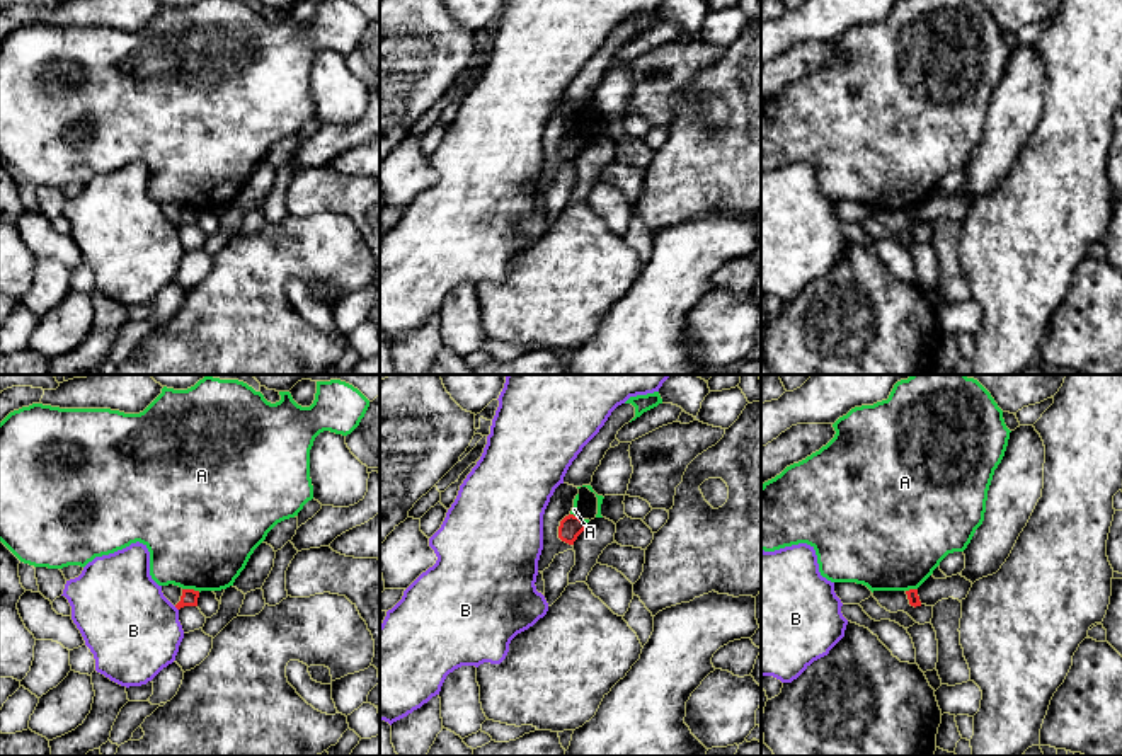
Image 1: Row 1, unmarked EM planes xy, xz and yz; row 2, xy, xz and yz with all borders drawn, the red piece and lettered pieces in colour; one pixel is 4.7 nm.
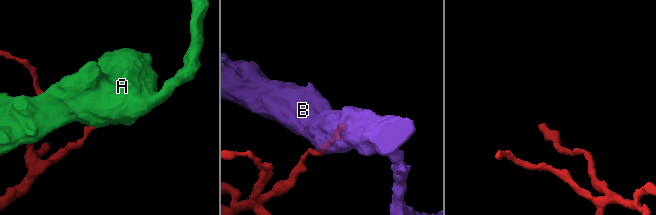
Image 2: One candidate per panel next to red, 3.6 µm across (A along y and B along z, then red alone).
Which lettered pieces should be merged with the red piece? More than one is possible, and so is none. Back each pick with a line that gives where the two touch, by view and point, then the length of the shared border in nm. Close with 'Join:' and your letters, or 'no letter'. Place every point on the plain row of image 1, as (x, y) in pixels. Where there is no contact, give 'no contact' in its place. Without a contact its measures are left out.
Join: no letter

